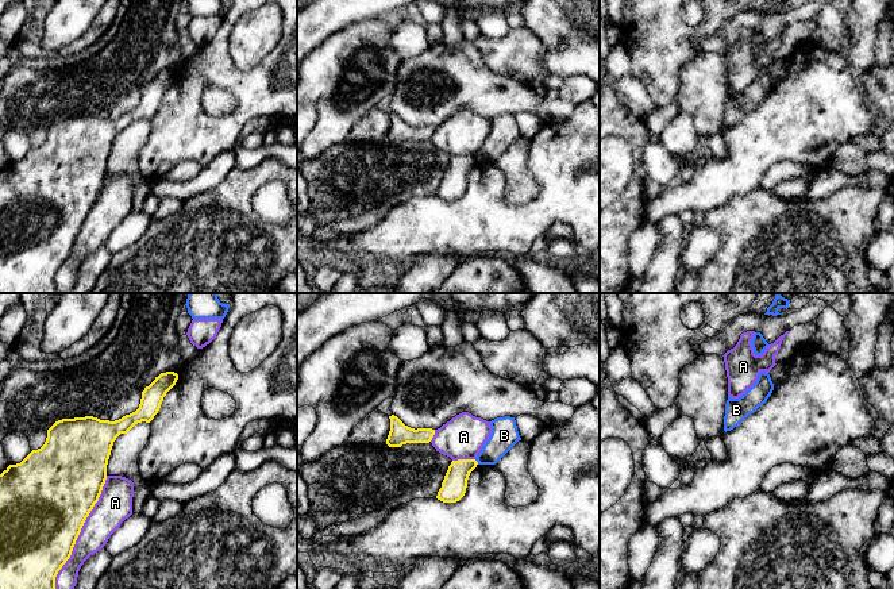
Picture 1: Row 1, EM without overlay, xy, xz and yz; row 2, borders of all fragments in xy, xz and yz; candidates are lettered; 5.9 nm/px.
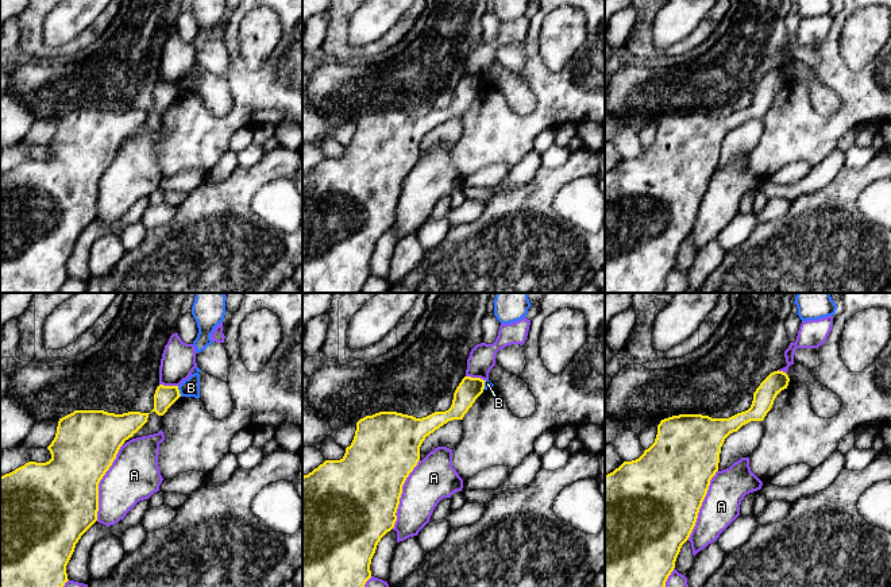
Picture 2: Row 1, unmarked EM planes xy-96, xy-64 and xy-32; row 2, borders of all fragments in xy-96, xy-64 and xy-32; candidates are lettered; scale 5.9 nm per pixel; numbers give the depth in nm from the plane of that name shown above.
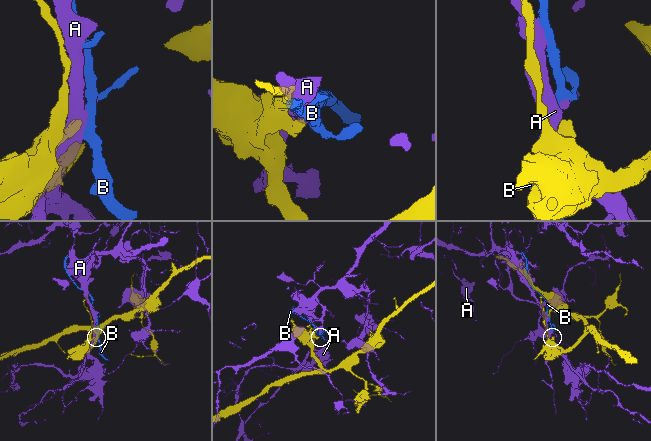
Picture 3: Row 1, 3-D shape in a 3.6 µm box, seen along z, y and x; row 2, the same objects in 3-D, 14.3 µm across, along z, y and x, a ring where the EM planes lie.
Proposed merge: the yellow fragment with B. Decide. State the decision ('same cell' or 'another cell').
another cell

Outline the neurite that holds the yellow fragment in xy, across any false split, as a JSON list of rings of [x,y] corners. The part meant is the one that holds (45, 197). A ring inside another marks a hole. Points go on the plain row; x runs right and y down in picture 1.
[[[174,69],[161,70],[142,89],[139,105],[119,118],[85,113],[55,119],[41,146],[0,172],[0,293],[57,293],[55,274],[99,199],[113,139],[135,122],[150,120],[177,77]]]

